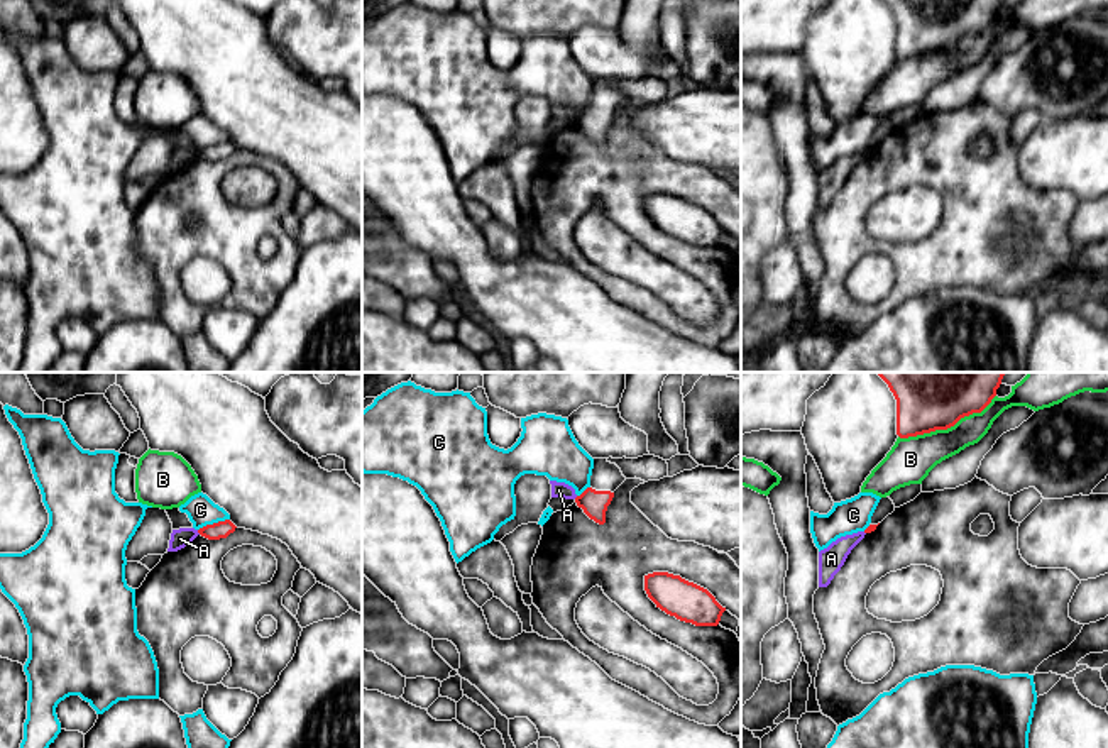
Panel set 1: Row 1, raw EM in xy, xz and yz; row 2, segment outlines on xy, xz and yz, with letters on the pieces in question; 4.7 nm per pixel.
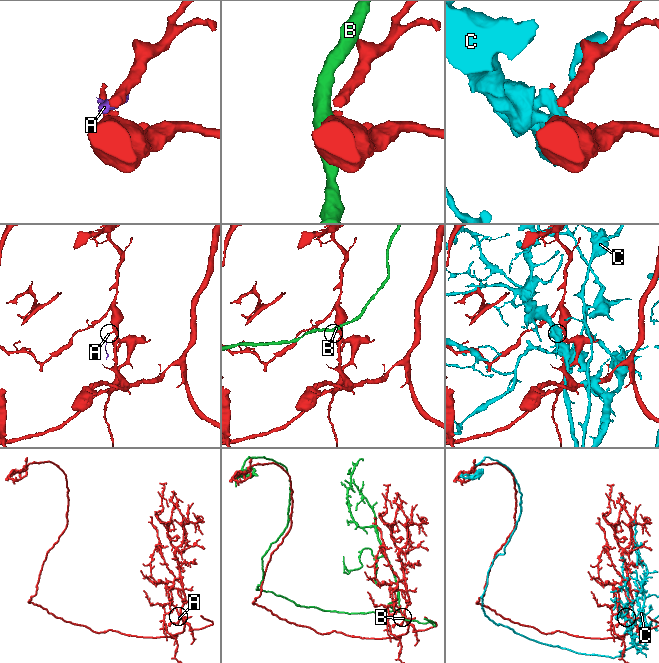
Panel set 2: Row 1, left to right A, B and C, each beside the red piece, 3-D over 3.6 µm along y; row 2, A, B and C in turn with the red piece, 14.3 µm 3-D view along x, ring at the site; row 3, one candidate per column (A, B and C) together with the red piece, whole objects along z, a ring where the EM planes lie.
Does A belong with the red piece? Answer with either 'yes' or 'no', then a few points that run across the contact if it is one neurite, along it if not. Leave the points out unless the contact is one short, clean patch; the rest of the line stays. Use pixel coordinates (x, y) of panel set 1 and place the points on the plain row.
no; line xy (197, 151), (200, 154)

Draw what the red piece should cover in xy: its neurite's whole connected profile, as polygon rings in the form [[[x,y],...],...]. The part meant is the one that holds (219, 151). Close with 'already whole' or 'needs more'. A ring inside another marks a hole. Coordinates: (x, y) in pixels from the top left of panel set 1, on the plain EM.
[[[230,140],[225,142],[218,142],[213,146],[206,146],[203,149],[198,151],[198,154],[208,161],[220,161],[220,159],[227,159],[230,154],[235,152],[235,146]]]; already whole

